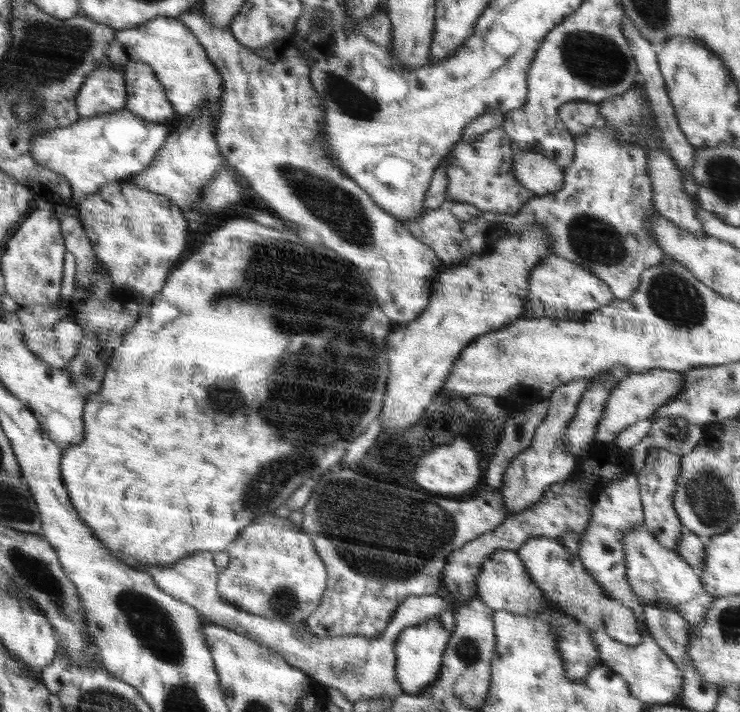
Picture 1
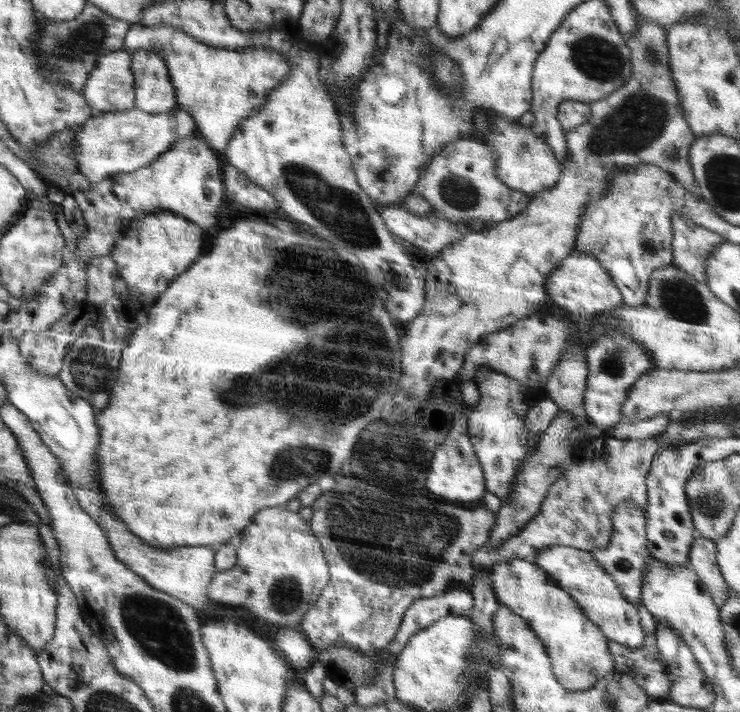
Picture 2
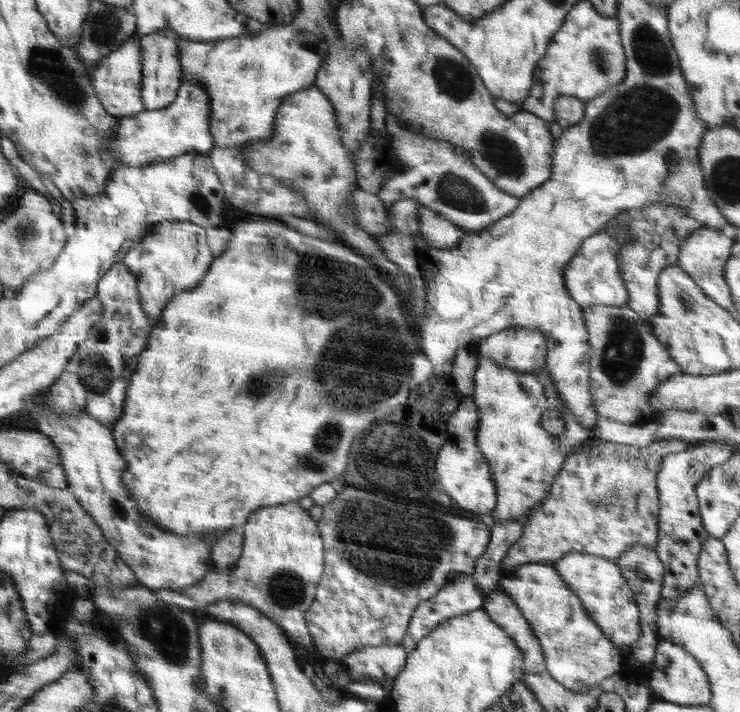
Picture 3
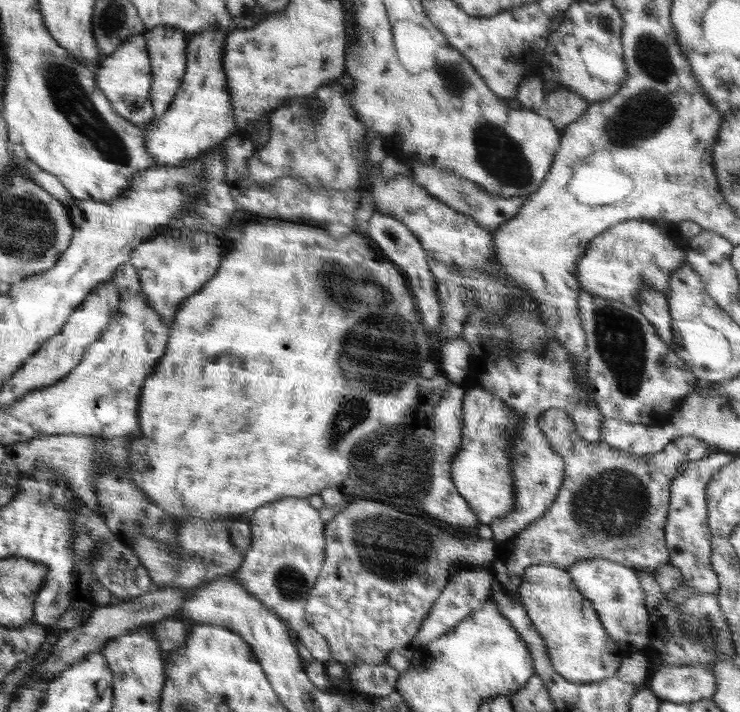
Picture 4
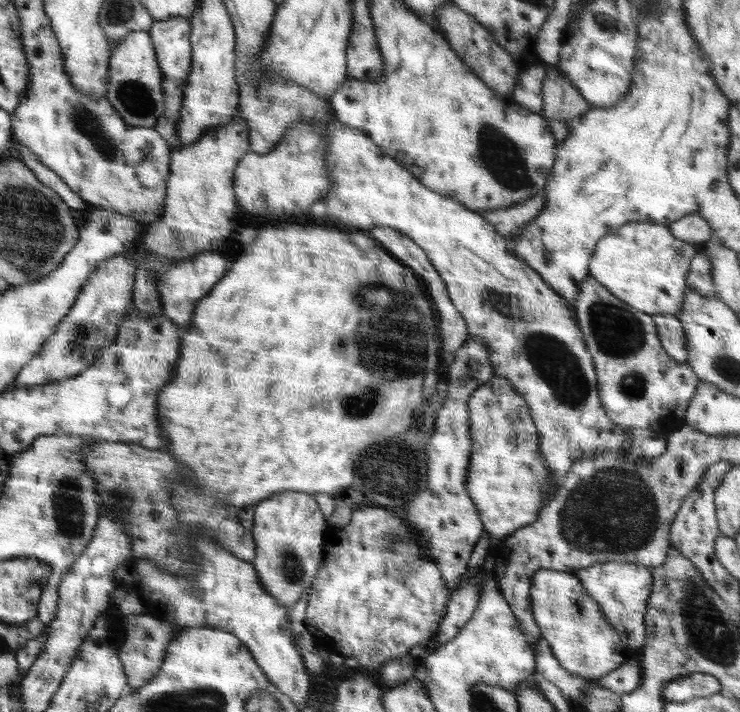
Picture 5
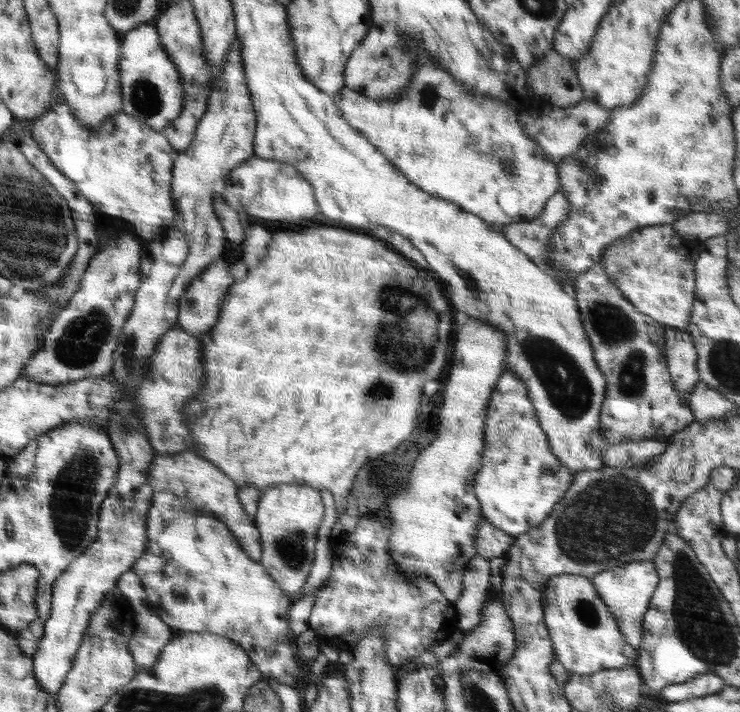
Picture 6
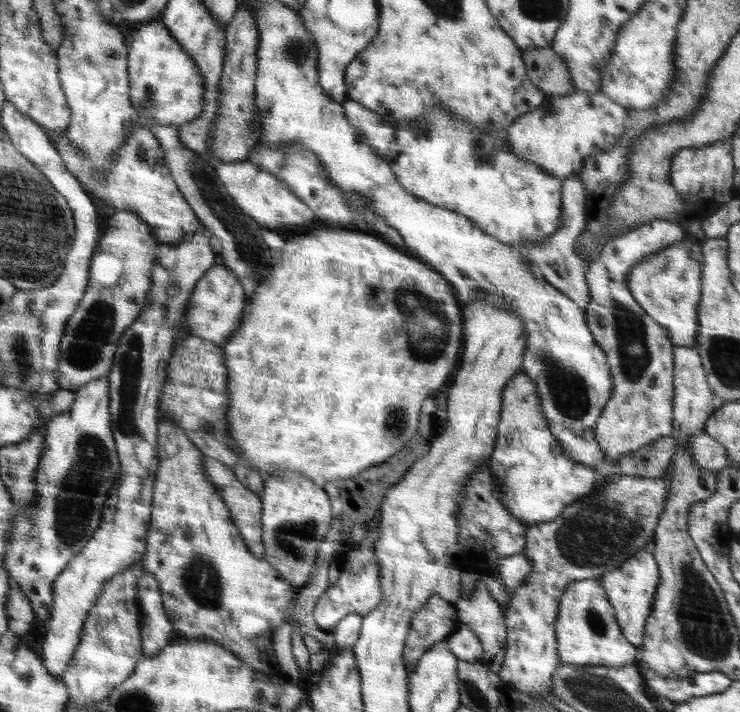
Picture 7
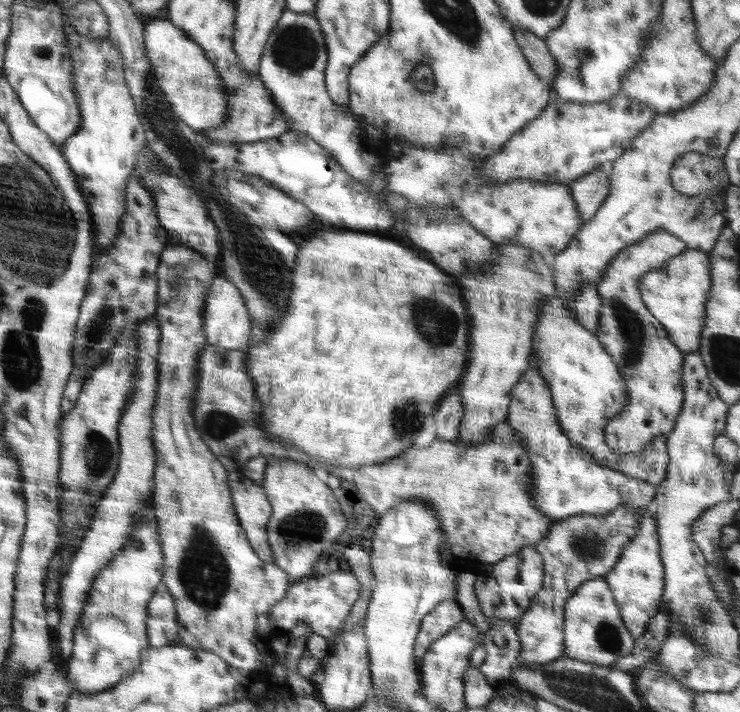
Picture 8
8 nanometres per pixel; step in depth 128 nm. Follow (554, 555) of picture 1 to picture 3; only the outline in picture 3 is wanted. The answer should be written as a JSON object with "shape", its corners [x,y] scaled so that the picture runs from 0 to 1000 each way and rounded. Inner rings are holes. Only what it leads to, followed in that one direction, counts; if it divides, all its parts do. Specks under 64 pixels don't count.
{"shape":[[[765,777],[759,784],[743,791],[757,805],[766,824],[786,844],[795,865],[812,882],[814,890],[830,906],[854,906],[868,893],[872,867],[855,841],[851,824],[841,809],[830,787],[792,777]]]}

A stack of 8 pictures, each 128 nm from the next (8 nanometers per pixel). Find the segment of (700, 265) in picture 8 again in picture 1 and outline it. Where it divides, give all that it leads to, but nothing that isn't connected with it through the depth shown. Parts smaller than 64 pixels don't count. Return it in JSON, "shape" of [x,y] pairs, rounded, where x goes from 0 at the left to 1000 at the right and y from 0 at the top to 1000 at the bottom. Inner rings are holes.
{"shape":[[[741,358],[736,364],[731,365],[728,372],[724,372],[716,381],[714,413],[705,444],[722,447],[736,444],[738,447],[754,448],[759,451],[786,451],[791,447],[795,447],[795,444],[804,435],[824,427],[830,421],[834,420],[827,413],[827,409],[824,409],[822,400],[814,396],[811,390],[803,388],[803,385],[797,381],[792,379],[786,374],[776,371],[776,368],[770,368],[765,362]]]}

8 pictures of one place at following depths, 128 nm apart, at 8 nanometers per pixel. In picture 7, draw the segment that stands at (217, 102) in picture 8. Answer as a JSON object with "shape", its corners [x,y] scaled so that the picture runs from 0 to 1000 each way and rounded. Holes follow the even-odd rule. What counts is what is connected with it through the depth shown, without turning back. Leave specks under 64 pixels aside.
{"shape":[[[205,29],[177,48],[177,59],[172,66],[172,103],[176,114],[176,146],[192,170],[204,166],[219,177],[245,177],[272,159],[274,107],[222,32]]]}

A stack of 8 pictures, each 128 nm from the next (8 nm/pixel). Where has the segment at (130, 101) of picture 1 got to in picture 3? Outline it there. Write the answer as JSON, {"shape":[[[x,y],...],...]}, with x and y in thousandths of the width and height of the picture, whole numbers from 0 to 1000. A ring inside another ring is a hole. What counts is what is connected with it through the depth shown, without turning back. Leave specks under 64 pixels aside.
{"shape":[[[219,41],[188,53],[191,65],[192,115],[191,139],[196,154],[218,154],[230,149],[239,136],[246,114],[245,90],[241,81],[242,48],[234,42]]]}

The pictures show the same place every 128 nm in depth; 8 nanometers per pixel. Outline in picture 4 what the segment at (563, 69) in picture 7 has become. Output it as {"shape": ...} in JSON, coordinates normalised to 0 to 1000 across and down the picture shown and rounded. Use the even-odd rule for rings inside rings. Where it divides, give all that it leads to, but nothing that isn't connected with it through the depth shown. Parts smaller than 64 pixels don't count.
{"shape":[[[750,124],[745,129],[738,129],[736,140],[741,146],[741,166],[757,188],[770,173],[788,163],[789,156],[799,146],[777,129],[762,124]]]}

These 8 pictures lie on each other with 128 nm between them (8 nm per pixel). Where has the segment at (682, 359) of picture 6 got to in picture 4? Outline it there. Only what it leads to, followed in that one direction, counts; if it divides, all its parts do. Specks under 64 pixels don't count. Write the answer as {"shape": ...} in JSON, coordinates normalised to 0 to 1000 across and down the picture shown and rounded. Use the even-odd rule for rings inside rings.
{"shape":[[[870,404],[865,407],[859,430],[864,437],[885,458],[888,471],[907,486],[909,466],[907,462],[908,445],[901,419],[886,407]]]}

